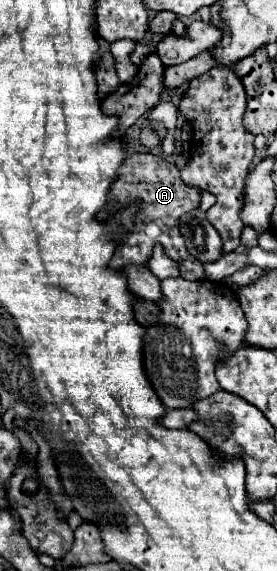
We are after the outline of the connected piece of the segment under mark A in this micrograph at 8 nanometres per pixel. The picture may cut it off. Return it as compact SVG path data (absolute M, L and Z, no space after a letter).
M130 154L122 168L118 170L118 178L112 186L110 200L124 202L124 200L142 200L142 208L136 218L136 226L132 232L120 238L116 254L114 254L114 268L122 268L128 264L148 264L152 250L156 244L160 244L172 260L178 262L182 278L186 280L202 280L204 278L204 264L200 264L184 244L184 238L180 236L180 218L186 212L192 212L200 206L202 190L184 184L180 178L180 172L170 160L164 160L154 154Z

